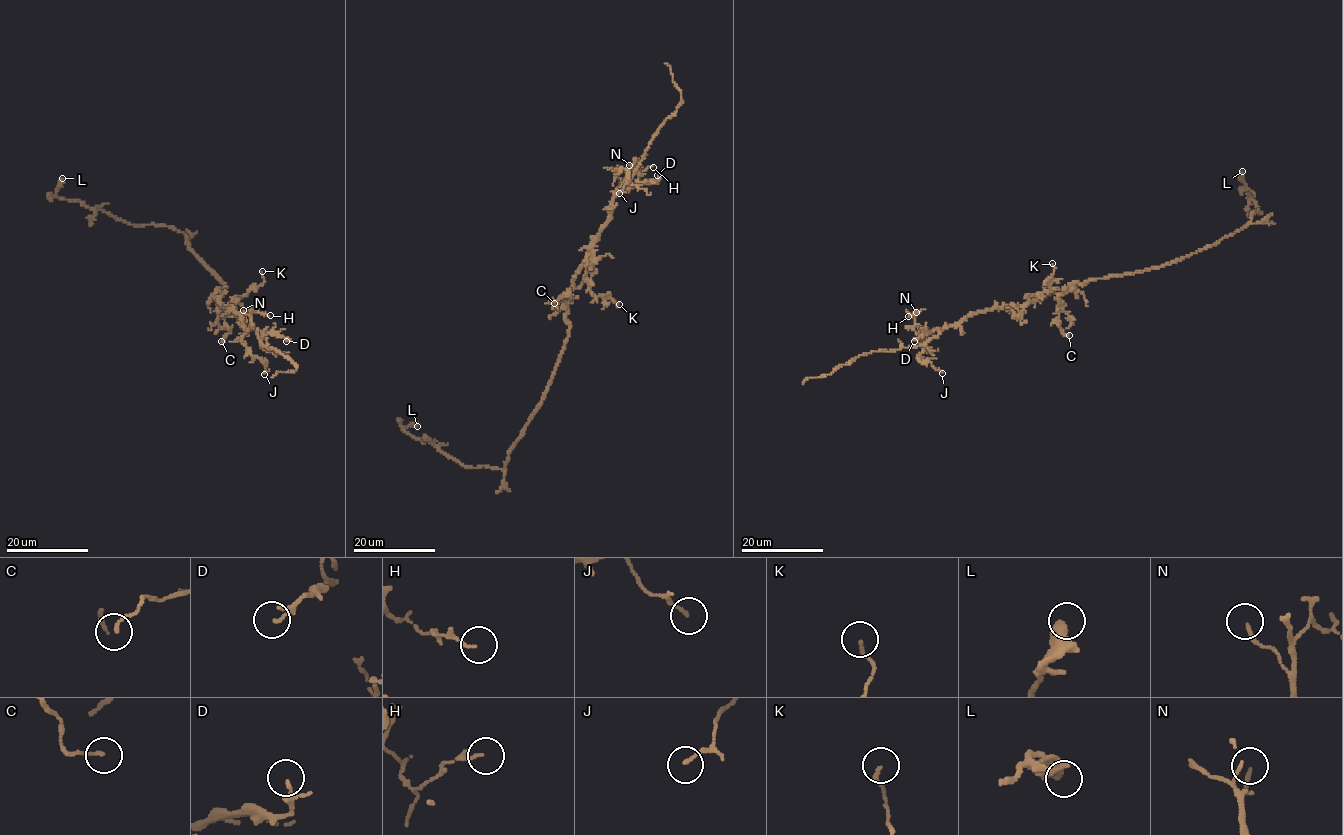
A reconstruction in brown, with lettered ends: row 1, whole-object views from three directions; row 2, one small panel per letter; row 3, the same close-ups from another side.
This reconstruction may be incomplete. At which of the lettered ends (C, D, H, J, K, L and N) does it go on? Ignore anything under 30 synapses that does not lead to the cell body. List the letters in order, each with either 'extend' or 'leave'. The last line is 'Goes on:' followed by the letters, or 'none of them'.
C: leave
D: leave
H: leave
J: leave
K: leave
L: leave
N: leave
Goes on: none of them

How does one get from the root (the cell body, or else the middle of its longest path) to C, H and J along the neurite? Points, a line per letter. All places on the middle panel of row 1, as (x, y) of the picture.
C: (569, 323), (565, 319), (563, 301), (567, 294), (564, 294), (566, 297), (569, 292), (554, 303)
H: (569, 323), (565, 319), (566, 293), (608, 219), (617, 189), (633, 167), (637, 166), (641, 172), (653, 167)
J: (569, 323), (566, 293), (608, 219), (620, 185), (614, 173), (622, 168), (628, 172), (627, 182), (619, 193)

